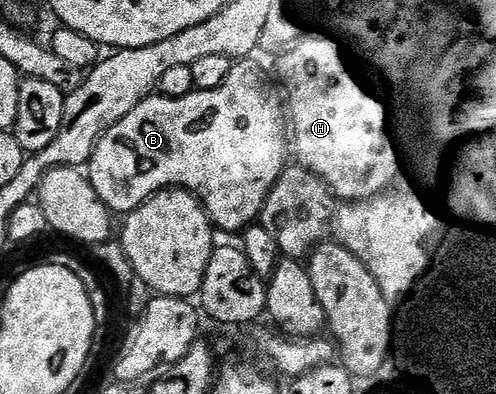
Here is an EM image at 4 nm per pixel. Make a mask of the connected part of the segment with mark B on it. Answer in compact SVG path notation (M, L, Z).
M237 59L229 67L228 73L220 84L215 86L200 86L186 93L184 96L149 94L137 102L120 120L105 128L103 134L97 138L96 145L87 160L86 175L88 181L92 183L92 189L98 194L98 198L102 198L102 202L108 208L109 212L113 214L127 214L135 210L138 205L143 204L149 196L152 196L158 191L166 188L183 188L185 192L191 192L203 204L209 221L219 231L221 228L224 232L237 231L236 233L239 233L249 223L250 217L248 217L248 211L252 207L255 209L263 201L270 187L269 181L281 171L282 165L285 163L283 160L284 156L286 160L286 128L282 123L281 109L278 107L277 101L275 104L272 101L271 94L264 89L264 80L260 77L259 70L250 61L239 60Z

